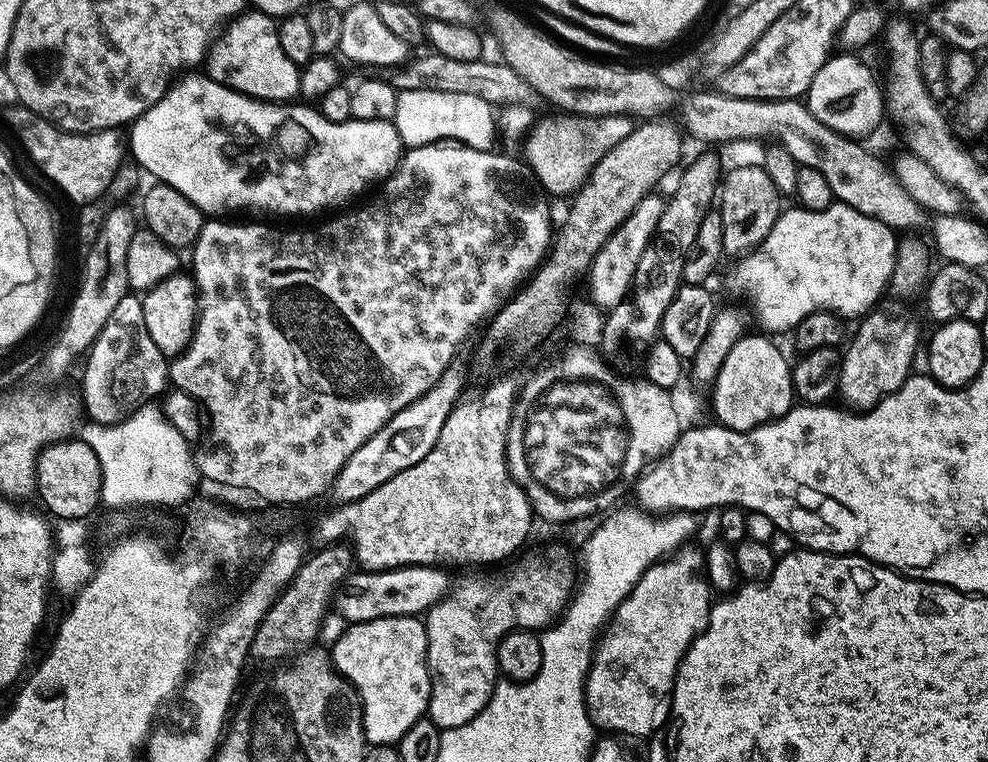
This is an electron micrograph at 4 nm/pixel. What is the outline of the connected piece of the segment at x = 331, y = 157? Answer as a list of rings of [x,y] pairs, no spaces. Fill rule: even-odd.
[[[188,74],[180,78],[185,78],[185,80],[177,79],[169,87],[168,93],[157,104],[150,106],[150,110],[142,113],[131,125],[132,148],[130,144],[130,156],[145,173],[148,171],[153,176],[151,178],[153,181],[174,186],[174,190],[186,194],[186,198],[190,198],[190,202],[194,202],[194,206],[198,206],[201,212],[209,217],[220,218],[228,214],[224,212],[240,212],[243,208],[253,208],[256,212],[273,212],[276,216],[312,216],[315,212],[326,211],[327,208],[337,207],[336,209],[339,209],[341,206],[344,206],[339,206],[339,204],[344,204],[347,200],[354,199],[359,192],[366,191],[375,180],[377,182],[387,180],[388,175],[400,163],[402,145],[400,136],[396,133],[395,123],[387,120],[354,119],[347,120],[341,124],[330,122],[315,107],[305,106],[300,102],[280,103],[254,100],[250,96],[244,96],[240,92],[228,88],[225,84],[214,82],[211,76],[207,74],[196,75],[200,74]]]

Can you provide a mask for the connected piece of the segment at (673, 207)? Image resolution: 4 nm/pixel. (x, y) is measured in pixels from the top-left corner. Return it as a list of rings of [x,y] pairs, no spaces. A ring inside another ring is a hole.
[[[704,150],[700,157],[689,166],[672,197],[668,196],[661,216],[658,236],[676,248],[655,248],[649,246],[638,262],[634,279],[635,288],[640,291],[640,312],[644,312],[644,320],[636,320],[640,328],[652,328],[652,324],[660,324],[674,298],[674,294],[682,286],[684,279],[685,250],[691,248],[694,234],[698,234],[698,226],[702,218],[713,207],[718,185],[722,180],[722,167],[715,151]]]

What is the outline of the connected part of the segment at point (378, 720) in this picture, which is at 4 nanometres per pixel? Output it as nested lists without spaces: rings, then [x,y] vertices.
[[[391,616],[361,624],[348,624],[345,632],[330,648],[333,668],[356,689],[364,726],[364,739],[372,746],[399,745],[402,734],[428,711],[432,679],[428,673],[428,629],[423,619],[414,616]]]

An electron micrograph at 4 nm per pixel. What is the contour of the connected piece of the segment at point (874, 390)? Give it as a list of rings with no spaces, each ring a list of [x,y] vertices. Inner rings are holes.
[[[872,310],[859,321],[856,333],[851,333],[840,361],[839,395],[849,400],[856,410],[867,410],[880,400],[885,400],[891,392],[897,392],[913,375],[912,363],[916,351],[921,351],[920,328],[908,316],[896,312]]]

